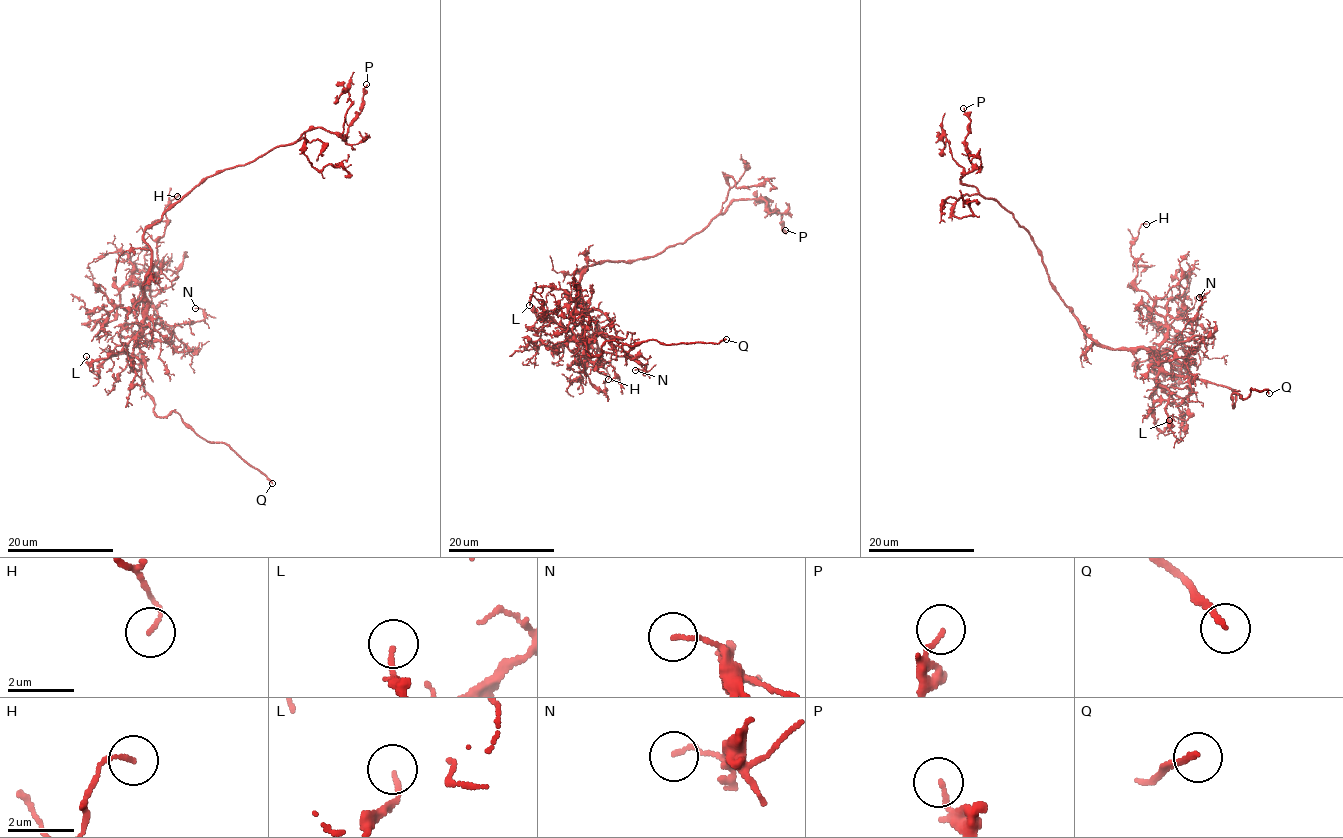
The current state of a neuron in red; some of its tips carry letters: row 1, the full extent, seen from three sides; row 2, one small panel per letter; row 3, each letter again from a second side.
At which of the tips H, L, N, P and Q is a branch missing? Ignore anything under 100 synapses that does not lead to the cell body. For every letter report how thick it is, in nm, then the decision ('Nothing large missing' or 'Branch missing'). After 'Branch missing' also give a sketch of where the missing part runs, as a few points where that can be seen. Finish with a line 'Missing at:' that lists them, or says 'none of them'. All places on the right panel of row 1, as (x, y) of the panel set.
H: Thickness 110 nm. Nothing large missing
L: Thickness 130 nm. Nothing large missing
N: Thickness 130 nm. Nothing large missing
P: Thickness 110 nm. Nothing large missing
Q: Thickness 170 nm. Branch missing
Missing at: Q

